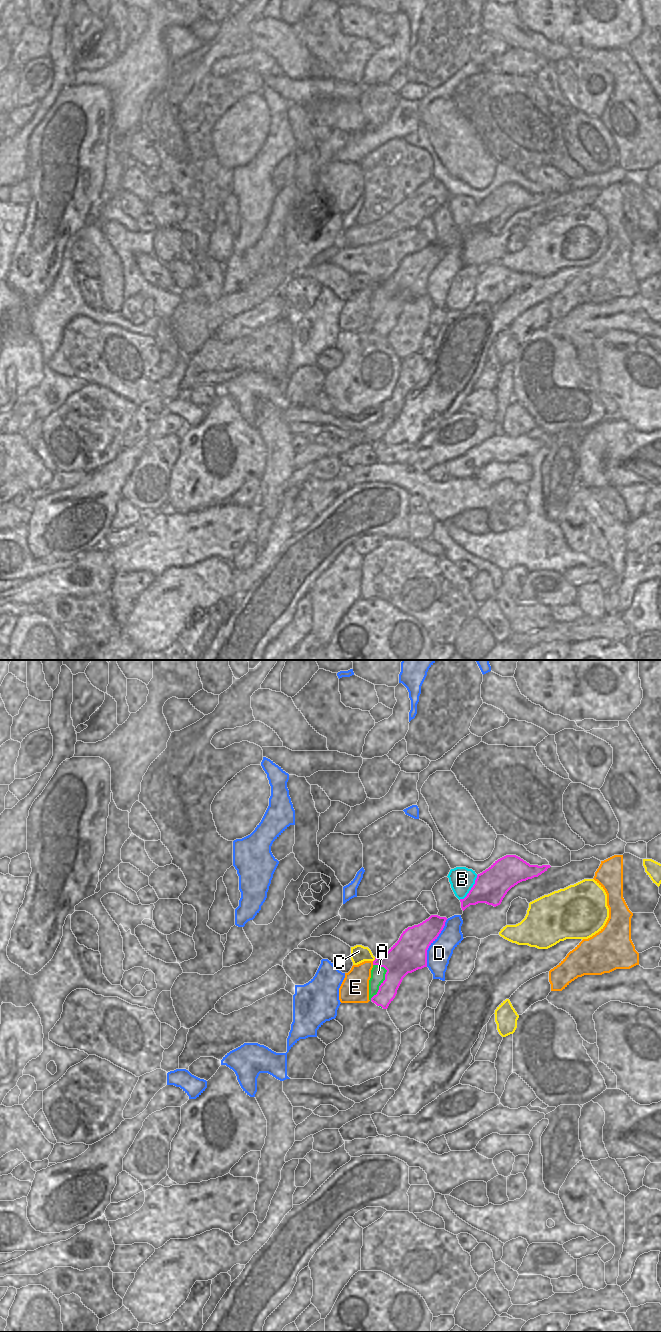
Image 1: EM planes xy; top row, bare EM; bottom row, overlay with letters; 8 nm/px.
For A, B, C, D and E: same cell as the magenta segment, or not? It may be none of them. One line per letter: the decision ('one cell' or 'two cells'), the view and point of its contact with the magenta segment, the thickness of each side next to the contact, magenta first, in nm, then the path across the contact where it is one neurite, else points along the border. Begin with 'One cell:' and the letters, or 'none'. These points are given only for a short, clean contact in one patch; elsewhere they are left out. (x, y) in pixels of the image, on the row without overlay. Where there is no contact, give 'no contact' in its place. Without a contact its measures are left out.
One cell: A
A: one cell | xy (383, 309) | 260/110 nm | across xy (403, 286), (386, 303), (383, 309), (378, 301)
B: two cells | xy (471, 217) | 260/200 nm
C: two cells | xy (374, 288) | 260/140 nm
D: two cells | xy (432, 270) | 280/190 nm
E: two cells | xy (373, 291) | 260/220 nm

